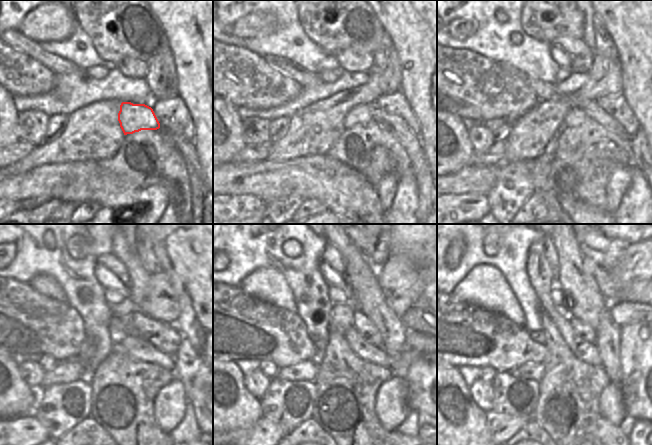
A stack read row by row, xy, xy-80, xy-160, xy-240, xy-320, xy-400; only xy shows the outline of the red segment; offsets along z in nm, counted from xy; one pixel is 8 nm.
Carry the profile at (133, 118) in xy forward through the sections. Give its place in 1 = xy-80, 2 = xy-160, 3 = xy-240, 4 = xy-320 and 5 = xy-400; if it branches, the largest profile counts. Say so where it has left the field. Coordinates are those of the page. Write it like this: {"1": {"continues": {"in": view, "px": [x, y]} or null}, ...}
{"1": {"continues": {"in": "xy-80", "px": [361, 114]}}, "2": {"continues": {"in": "xy-160", "px": [576, 116]}}, "3": {"continues": {"in": "xy-240", "px": [117, 334]}}, "4": {"continues": {"in": "xy-320", "px": [342, 318]}}, "5": {"continues": {"in": "xy-400", "px": [560, 308]}}}

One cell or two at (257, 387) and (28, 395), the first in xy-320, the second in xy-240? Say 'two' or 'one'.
two

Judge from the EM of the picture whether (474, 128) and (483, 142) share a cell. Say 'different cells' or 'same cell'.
same cell

